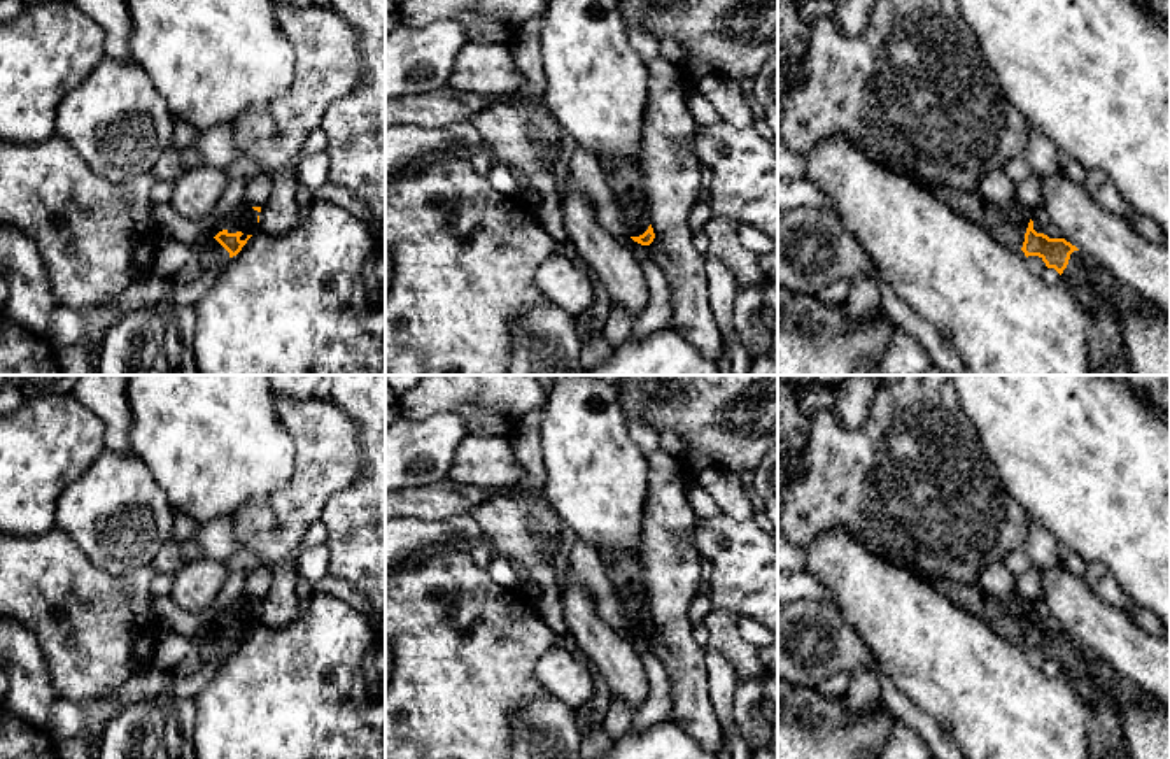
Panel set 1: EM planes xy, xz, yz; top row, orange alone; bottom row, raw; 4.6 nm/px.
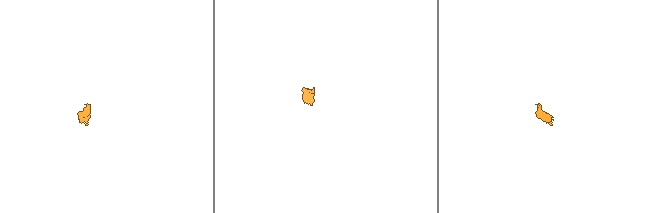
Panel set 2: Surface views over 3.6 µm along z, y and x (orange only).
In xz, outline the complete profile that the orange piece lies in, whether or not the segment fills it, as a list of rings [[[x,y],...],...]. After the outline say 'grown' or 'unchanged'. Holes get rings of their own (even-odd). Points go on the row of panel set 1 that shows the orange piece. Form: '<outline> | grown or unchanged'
[[[604,154],[599,156],[599,163],[604,168],[613,196],[622,209],[629,237],[641,245],[650,245],[655,233],[646,212],[646,196],[638,161]]] | grown

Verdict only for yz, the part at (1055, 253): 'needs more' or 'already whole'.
needs more

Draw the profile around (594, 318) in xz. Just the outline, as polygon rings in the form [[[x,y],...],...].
[[[594,279],[592,287],[594,287],[592,307],[583,316],[578,316],[574,321],[578,338],[589,337],[596,330],[604,330],[604,323],[610,314],[610,296],[608,296],[604,286],[597,279]]]

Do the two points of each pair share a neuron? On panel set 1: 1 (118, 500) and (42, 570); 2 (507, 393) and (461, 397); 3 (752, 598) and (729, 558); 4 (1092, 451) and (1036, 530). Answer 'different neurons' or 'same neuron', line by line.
1: different neurons
2: same neuron
3: same neuron
4: different neurons

